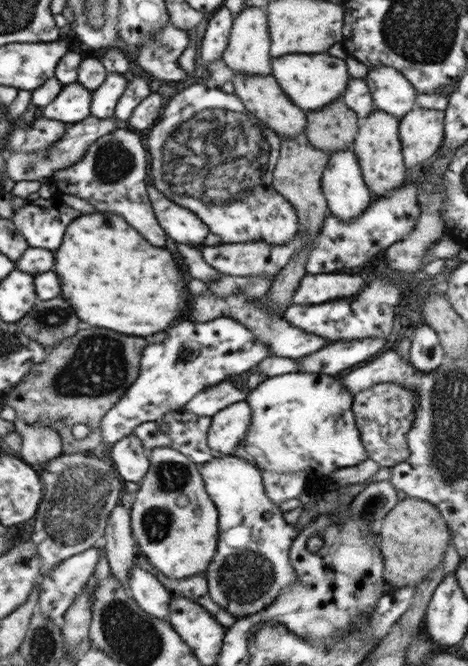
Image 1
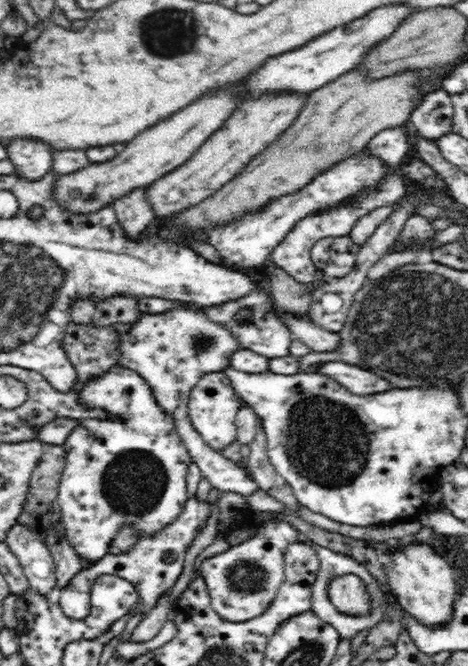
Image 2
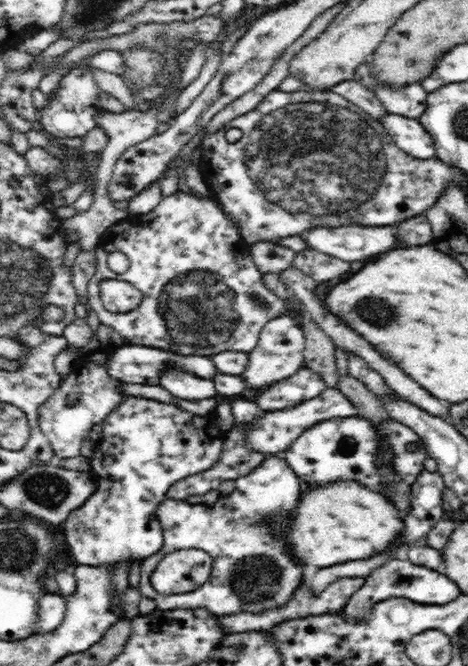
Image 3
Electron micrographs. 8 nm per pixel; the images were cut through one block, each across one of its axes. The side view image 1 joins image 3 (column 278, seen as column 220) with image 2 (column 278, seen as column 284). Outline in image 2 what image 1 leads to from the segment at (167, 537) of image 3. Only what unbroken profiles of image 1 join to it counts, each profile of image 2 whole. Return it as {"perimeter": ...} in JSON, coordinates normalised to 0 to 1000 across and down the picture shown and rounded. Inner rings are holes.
{"perimeter":[[[590,775],[577,781],[564,781],[560,787],[551,787],[551,802],[543,808],[534,808],[530,814],[517,814],[509,820],[487,823],[479,832],[453,835],[432,841],[432,868],[440,874],[440,886],[444,895],[453,898],[453,913],[462,916],[462,922],[483,931],[483,934],[526,934],[526,931],[543,931],[556,928],[581,907],[581,901],[590,898],[594,886],[603,883],[607,871],[611,871],[611,844],[607,844],[607,826],[620,817],[658,817],[679,829],[679,841],[684,841],[684,859],[675,874],[667,877],[667,919],[679,922],[684,931],[692,931],[697,937],[705,937],[709,943],[722,946],[726,961],[752,961],[765,949],[774,946],[795,946],[799,940],[808,940],[821,928],[821,919],[833,913],[833,904],[846,898],[838,898],[838,892],[821,892],[821,886],[812,883],[808,871],[786,859],[786,853],[778,847],[765,847],[752,835],[735,835],[722,832],[705,823],[688,823],[684,817],[658,811],[645,799],[637,799],[628,790],[620,790],[607,781],[594,781]],[[735,862],[756,862],[769,865],[778,871],[778,877],[786,880],[786,889],[795,892],[799,907],[786,925],[748,925],[748,922],[731,922],[718,916],[718,910],[705,904],[701,898],[701,880],[714,871],[714,865],[735,865]]]}

